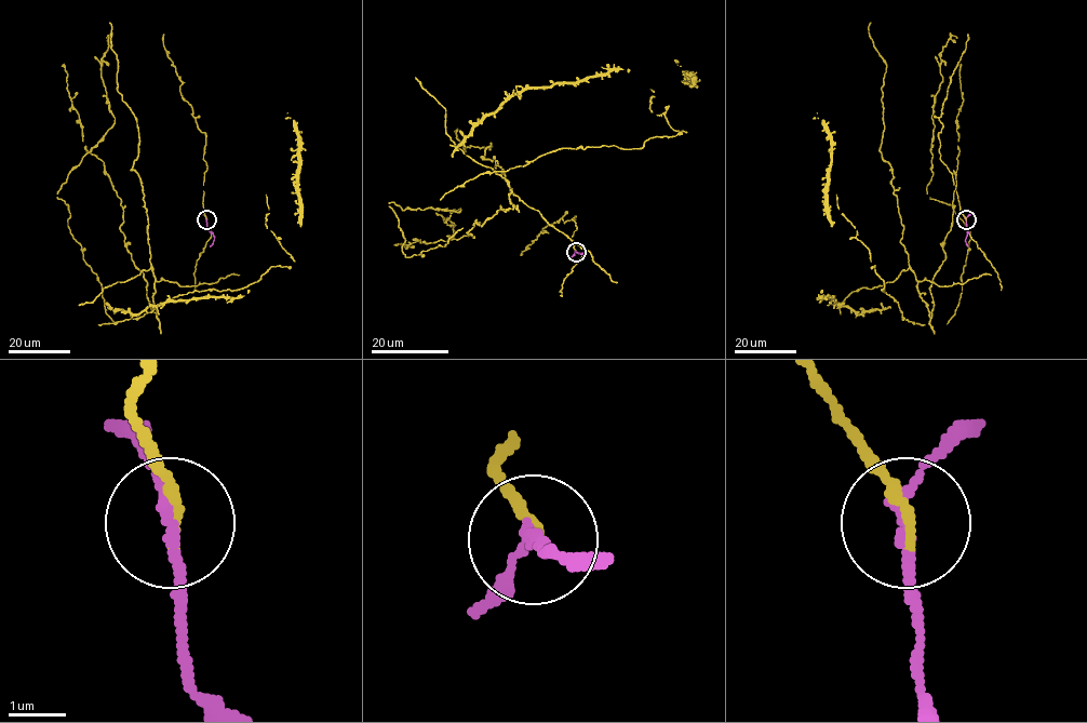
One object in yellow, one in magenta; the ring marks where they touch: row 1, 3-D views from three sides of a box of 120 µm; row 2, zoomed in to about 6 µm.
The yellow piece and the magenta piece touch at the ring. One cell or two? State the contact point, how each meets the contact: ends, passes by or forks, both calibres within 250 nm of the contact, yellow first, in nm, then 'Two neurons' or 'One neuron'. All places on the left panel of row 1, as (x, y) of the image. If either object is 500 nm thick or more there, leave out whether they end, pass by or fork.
Place: (206, 219). At the ring yellow ends. At the ring magenta passes by. Thickness 200 nm (yellow) against 180 nm. Two neurons

